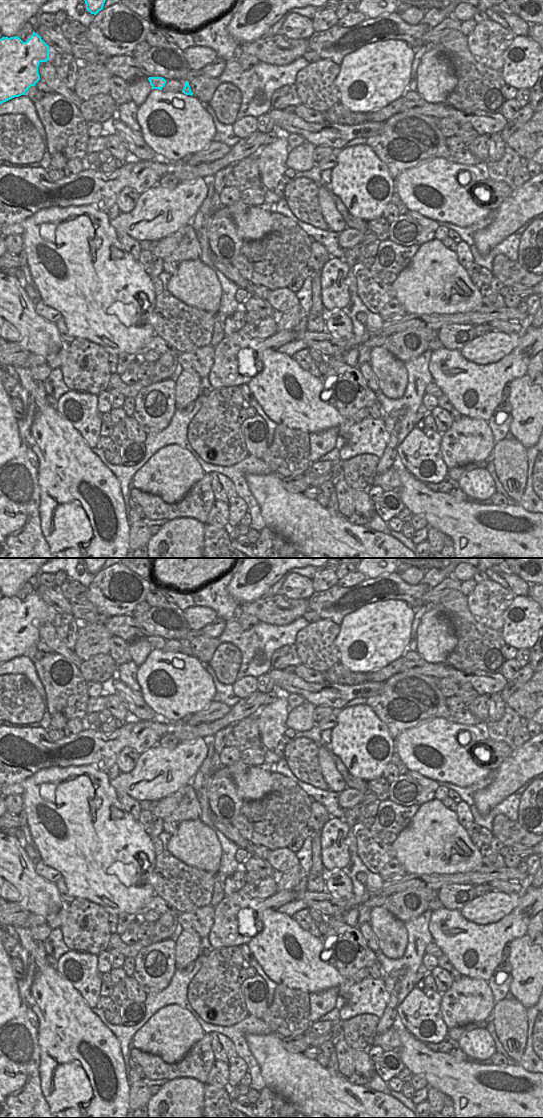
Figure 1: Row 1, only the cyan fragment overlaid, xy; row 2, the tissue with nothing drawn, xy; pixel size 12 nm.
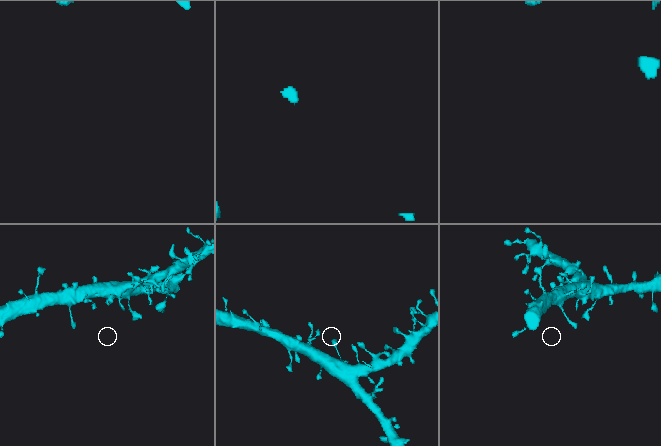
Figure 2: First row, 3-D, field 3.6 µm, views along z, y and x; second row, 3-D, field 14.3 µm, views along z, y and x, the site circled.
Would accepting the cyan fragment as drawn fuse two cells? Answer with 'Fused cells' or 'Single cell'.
Single cell.

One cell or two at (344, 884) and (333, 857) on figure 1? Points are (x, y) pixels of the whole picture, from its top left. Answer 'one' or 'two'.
two

